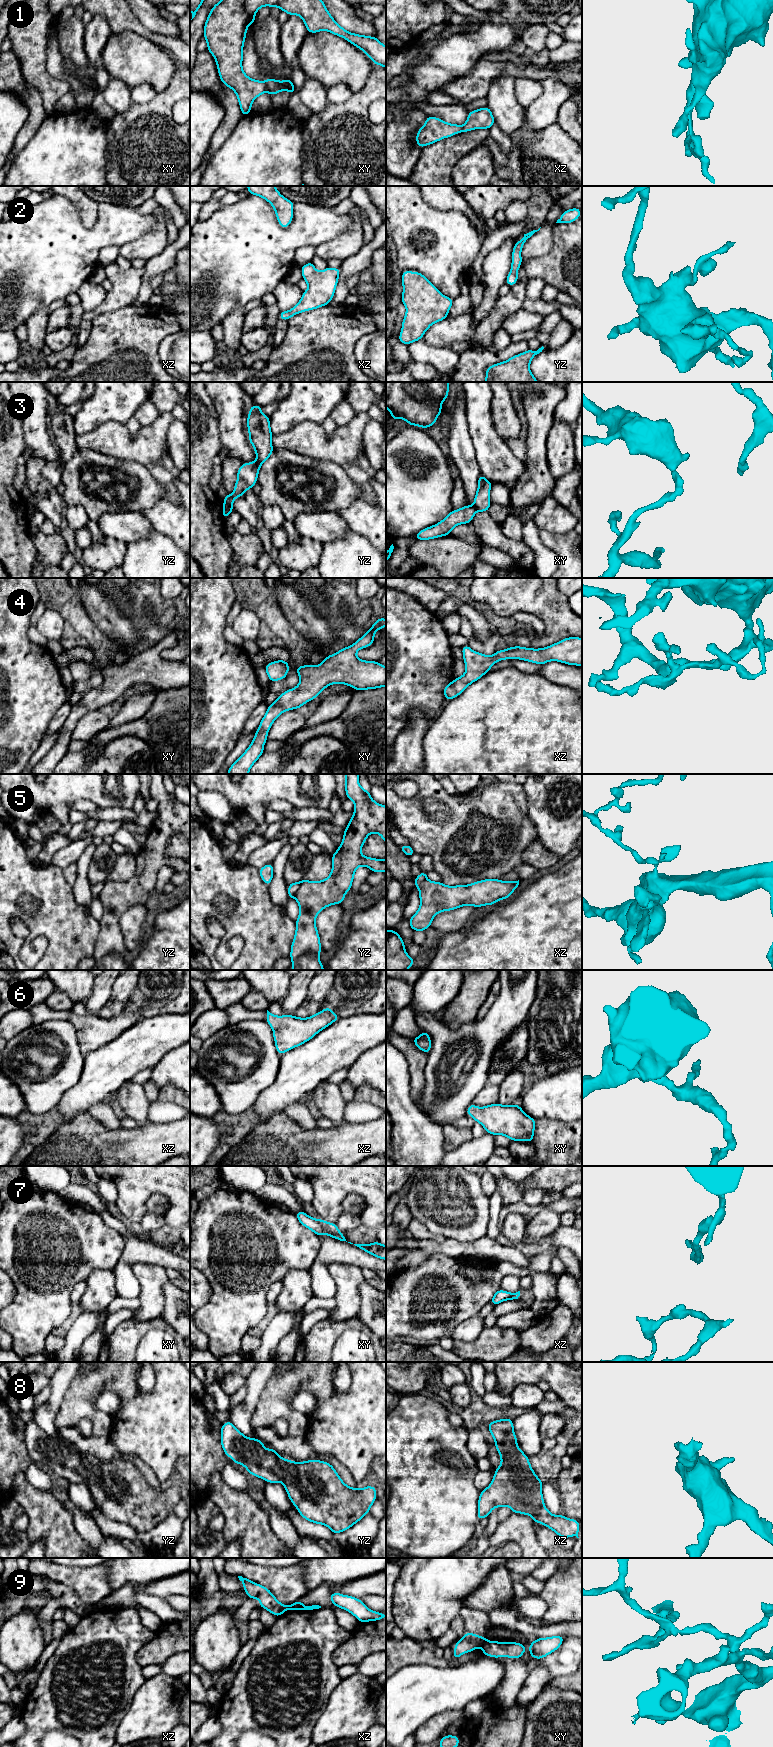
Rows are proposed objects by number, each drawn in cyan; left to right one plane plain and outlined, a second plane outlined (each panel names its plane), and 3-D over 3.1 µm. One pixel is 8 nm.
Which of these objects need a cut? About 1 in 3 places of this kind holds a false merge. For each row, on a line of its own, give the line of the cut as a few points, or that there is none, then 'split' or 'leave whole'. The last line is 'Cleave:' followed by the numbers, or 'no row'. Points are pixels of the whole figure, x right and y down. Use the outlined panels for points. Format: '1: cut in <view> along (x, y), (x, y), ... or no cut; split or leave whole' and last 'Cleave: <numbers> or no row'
1: cut in xy along (264, 83), (267, 91); split
2: no cut; leave whole
3: cut in yz along (224, 505), (232, 508); split
4: no cut; leave whole
5: cut in yz along (300, 882), (299, 889), (294, 897); split
6: no cut; leave whole
7: no cut; leave whole
8: no cut; leave whole
9: cut in xy along (485, 1639), (479, 1645); split
Cleave: 1, 3, 5, 9

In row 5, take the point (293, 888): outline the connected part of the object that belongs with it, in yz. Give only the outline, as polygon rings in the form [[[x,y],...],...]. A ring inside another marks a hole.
[[[300,882],[290,883],[288,885],[288,898],[295,898],[299,890]]]

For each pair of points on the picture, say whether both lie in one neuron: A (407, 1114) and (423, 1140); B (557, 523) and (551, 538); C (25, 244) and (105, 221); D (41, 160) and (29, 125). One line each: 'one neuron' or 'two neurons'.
A: one neuron
B: two neurons
C: one neuron
D: two neurons

